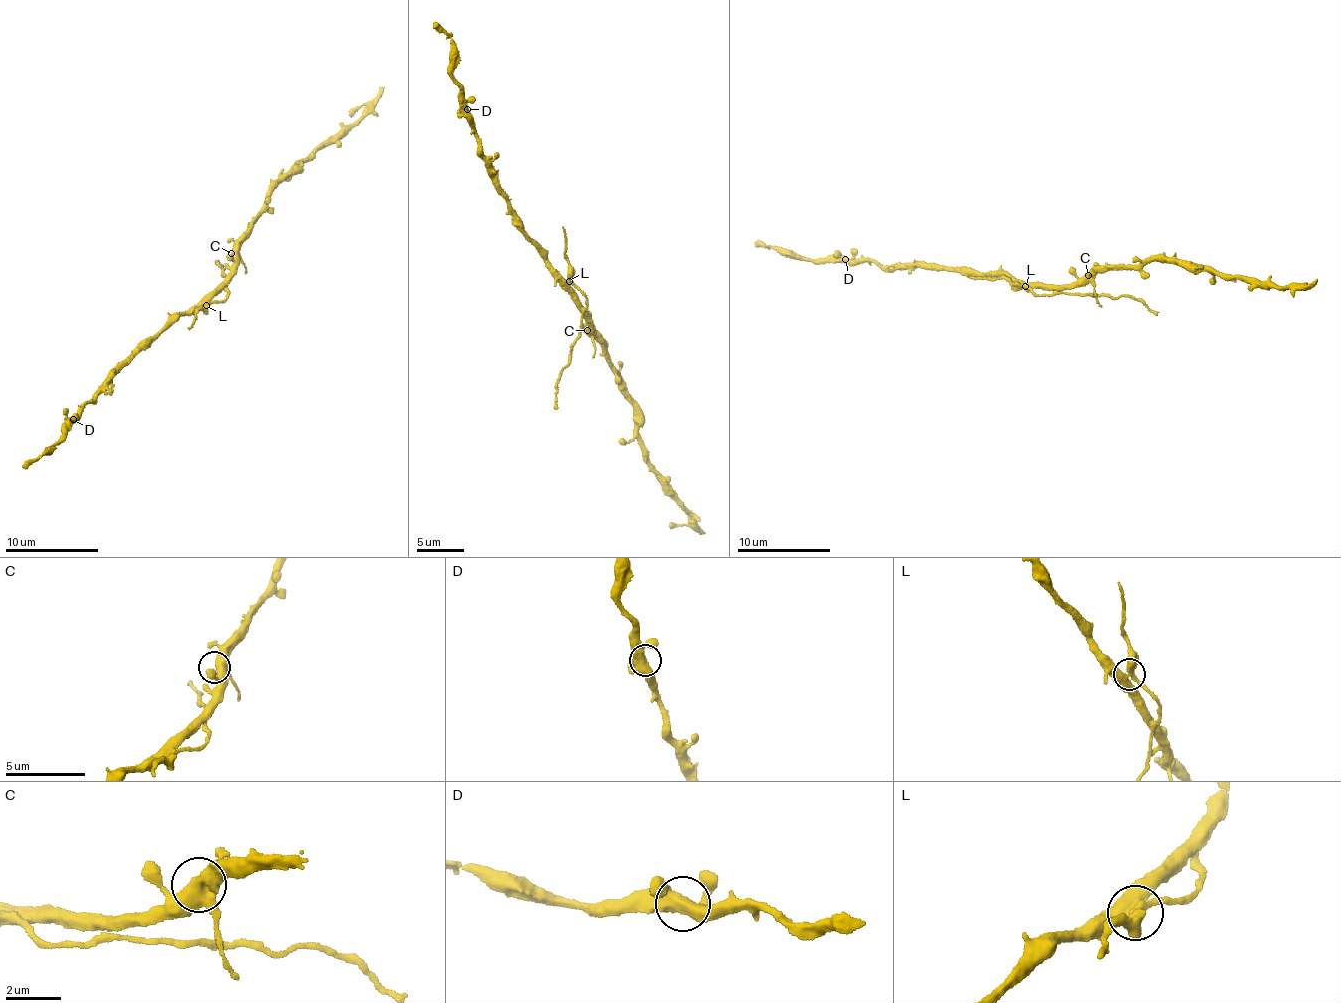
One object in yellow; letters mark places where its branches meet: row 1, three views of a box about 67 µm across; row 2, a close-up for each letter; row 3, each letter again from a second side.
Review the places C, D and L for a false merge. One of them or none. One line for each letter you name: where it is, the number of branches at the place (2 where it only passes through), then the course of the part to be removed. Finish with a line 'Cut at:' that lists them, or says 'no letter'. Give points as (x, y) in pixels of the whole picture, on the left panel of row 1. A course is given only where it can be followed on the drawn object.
L: Place: (206, 305). Branches: 4. Course of the part to remove: (205, 305), (227, 298), (229, 293), (226, 288), (228, 276), (218, 261), (220, 266), (221, 263)
Cut at: L

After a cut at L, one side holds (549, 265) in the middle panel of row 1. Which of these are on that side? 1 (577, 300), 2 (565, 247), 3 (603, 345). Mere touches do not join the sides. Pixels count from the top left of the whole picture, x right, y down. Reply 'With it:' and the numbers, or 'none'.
With it: 1, 3

